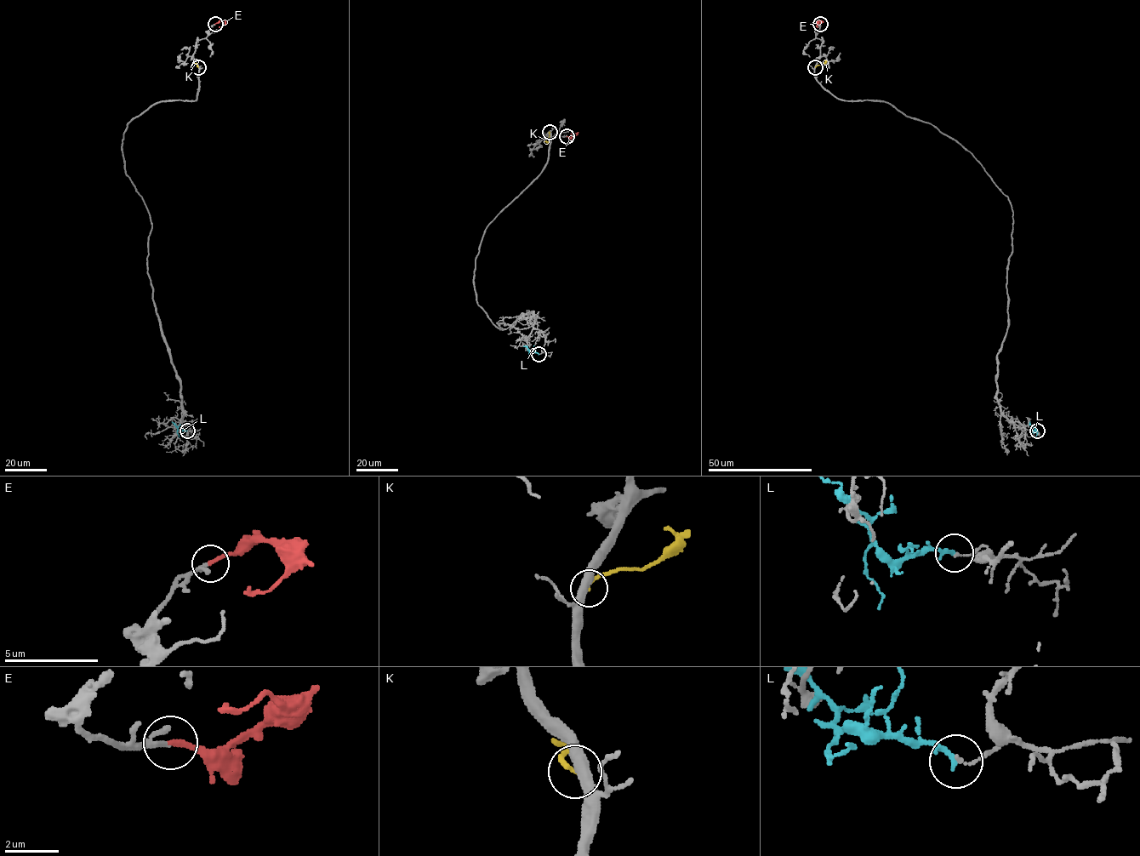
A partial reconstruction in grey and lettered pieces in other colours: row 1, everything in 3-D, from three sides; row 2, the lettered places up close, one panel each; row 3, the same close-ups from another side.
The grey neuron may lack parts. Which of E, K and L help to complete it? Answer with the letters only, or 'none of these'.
E

